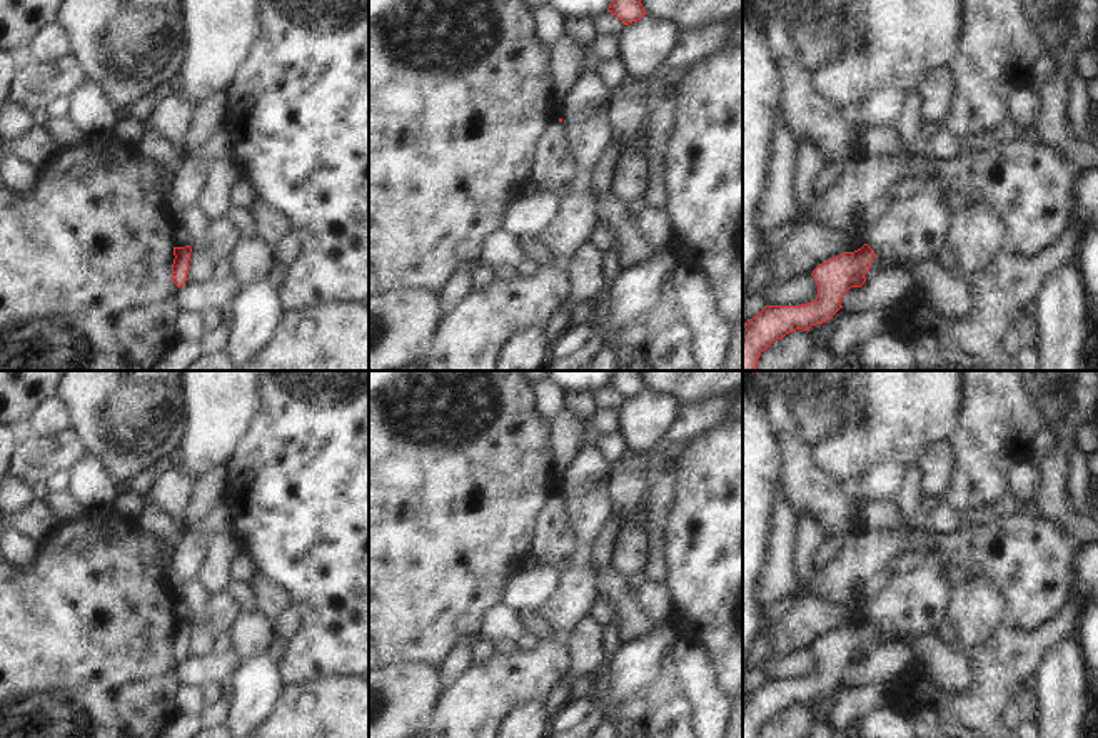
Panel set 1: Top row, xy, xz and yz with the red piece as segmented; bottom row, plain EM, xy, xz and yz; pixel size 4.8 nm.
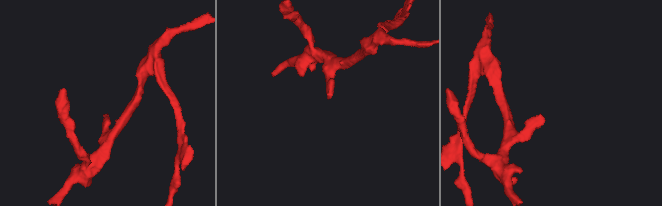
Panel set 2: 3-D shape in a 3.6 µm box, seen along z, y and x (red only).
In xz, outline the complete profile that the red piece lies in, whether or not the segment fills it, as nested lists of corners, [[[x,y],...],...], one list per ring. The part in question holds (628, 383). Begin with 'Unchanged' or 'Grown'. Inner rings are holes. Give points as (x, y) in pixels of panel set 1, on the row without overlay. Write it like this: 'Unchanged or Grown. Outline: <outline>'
Unchanged. Outline: [[[616,371],[611,377],[607,386],[616,389],[624,399],[637,396],[641,391],[646,389],[646,384],[639,374],[639,371]]]

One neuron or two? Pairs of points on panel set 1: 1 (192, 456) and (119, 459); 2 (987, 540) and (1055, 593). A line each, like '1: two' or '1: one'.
1: two
2: one

